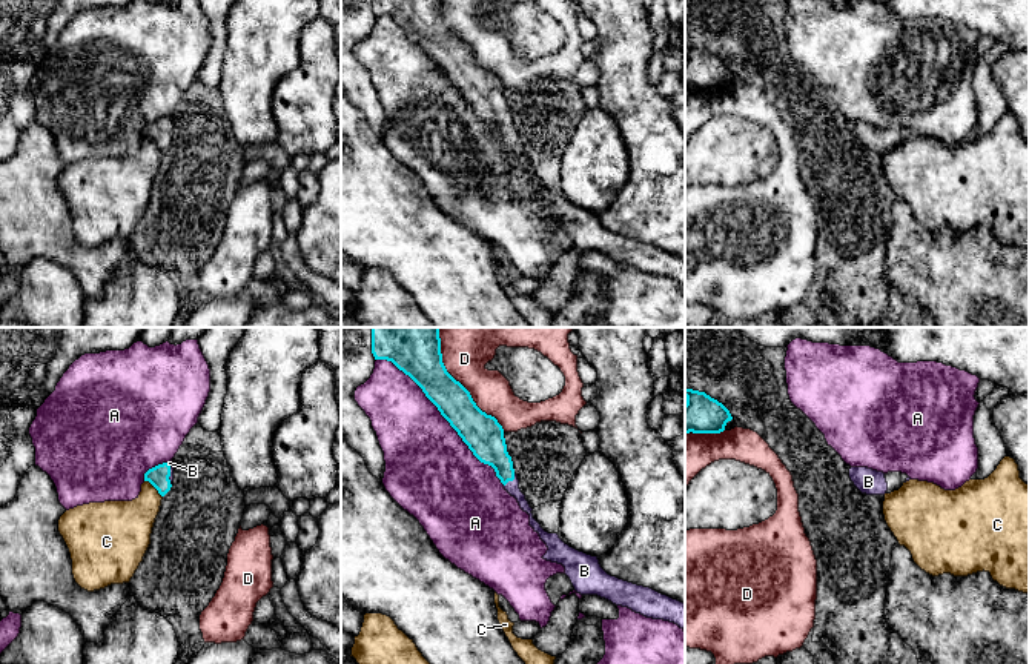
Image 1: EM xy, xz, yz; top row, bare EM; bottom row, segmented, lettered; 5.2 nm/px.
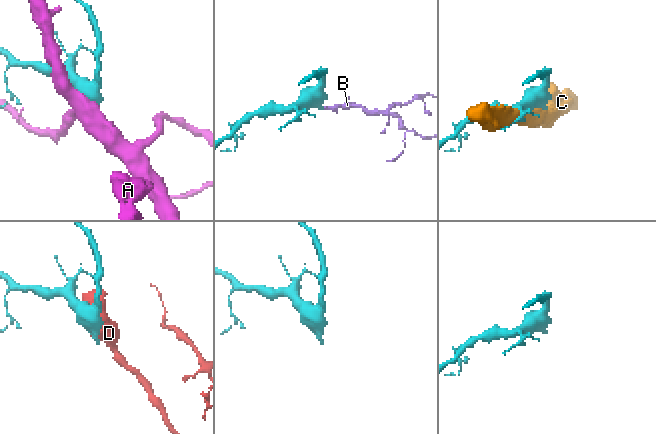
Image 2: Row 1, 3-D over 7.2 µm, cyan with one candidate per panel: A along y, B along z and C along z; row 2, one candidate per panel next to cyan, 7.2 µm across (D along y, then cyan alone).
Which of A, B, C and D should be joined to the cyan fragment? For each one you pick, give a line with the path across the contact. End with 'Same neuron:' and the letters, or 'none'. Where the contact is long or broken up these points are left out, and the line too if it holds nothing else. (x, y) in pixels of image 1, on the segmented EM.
B: across xz (486, 440), (510, 480), (512, 488)
Same neuron: B

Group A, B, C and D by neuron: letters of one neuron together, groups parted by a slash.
A / B / C / D

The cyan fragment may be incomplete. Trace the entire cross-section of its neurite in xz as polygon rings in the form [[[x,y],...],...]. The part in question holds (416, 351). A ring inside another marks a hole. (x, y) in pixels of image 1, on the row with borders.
[[[372,327],[372,354],[375,360],[392,361],[409,375],[473,455],[495,469],[504,489],[530,515],[530,526],[547,544],[548,550],[542,558],[562,564],[577,593],[597,595],[647,618],[674,622],[685,630],[683,603],[608,575],[597,556],[570,547],[558,533],[545,532],[533,518],[533,509],[519,489],[519,480],[507,452],[504,429],[495,417],[482,412],[470,392],[447,372],[442,363],[439,327]]]

